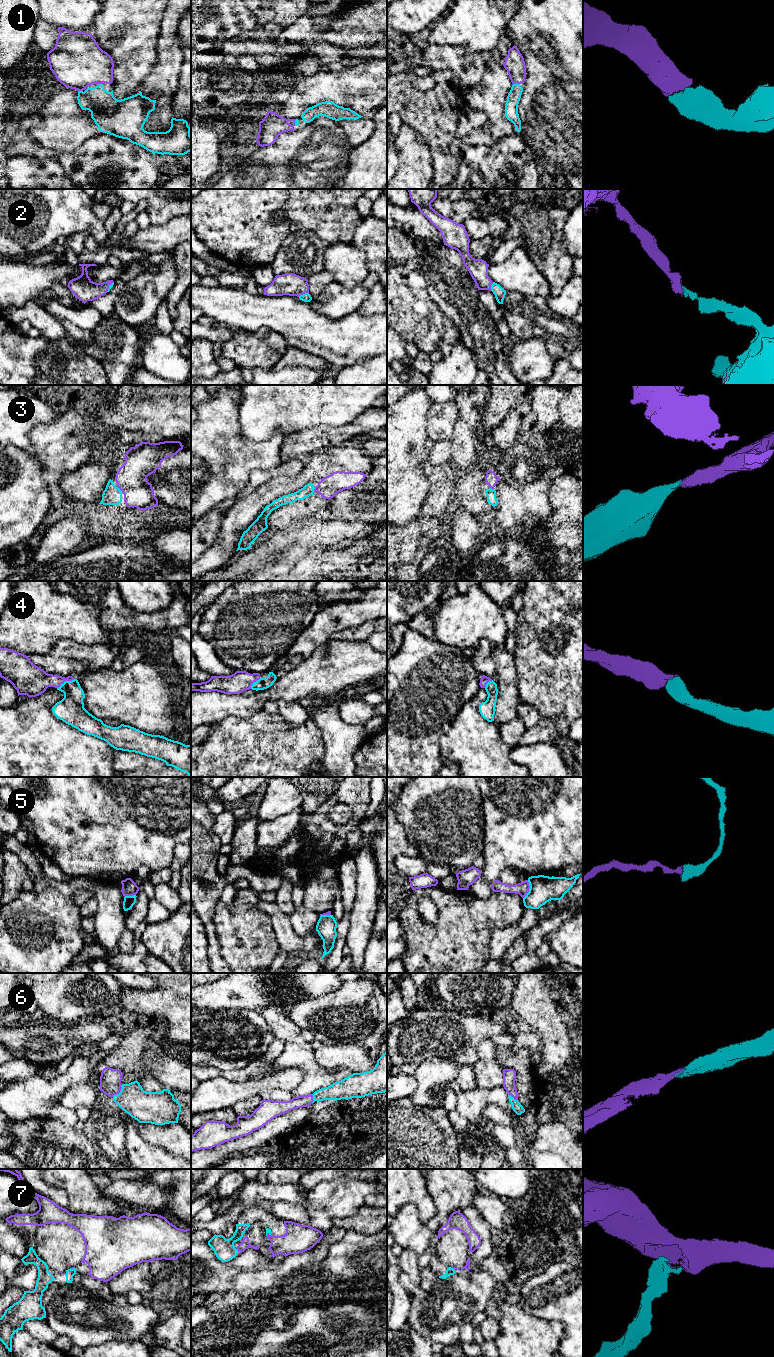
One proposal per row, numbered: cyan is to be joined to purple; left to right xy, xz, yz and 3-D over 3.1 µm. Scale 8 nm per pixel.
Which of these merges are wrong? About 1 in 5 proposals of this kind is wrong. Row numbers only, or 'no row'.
5

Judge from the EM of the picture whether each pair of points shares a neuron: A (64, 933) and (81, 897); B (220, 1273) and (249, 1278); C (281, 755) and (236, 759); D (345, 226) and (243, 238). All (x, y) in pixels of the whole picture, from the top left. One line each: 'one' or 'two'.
A: two
B: two
C: one
D: one

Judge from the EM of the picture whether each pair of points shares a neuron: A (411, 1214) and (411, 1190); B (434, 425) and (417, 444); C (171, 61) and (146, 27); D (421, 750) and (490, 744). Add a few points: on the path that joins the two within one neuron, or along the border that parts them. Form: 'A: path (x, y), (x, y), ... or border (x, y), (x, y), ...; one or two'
A: border (397, 1211), (412, 1204), (424, 1223); two
B: border (427, 411), (427, 435), (433, 442); two
C: border (162, 20), (158, 38), (157, 61), (152, 66); two
D: border (449, 726), (440, 739), (440, 756), (443, 763); two

